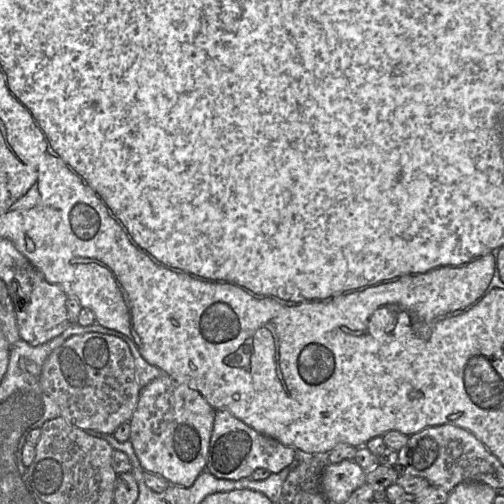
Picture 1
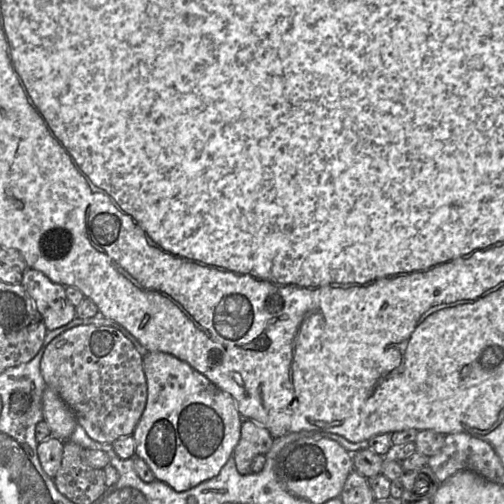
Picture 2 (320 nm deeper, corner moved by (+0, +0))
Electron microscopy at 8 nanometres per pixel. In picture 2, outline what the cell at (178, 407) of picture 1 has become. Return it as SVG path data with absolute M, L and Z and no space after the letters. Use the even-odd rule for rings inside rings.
M148 353L145 357L143 357L143 371L147 384L147 402L140 421L132 434L135 441L135 457L142 459L147 464L157 481L167 484L176 492L189 490L200 483L217 476L222 467L233 455L233 451L240 439L243 418L237 409L236 401L231 395L219 389L205 376L193 369L189 364L167 353Z

